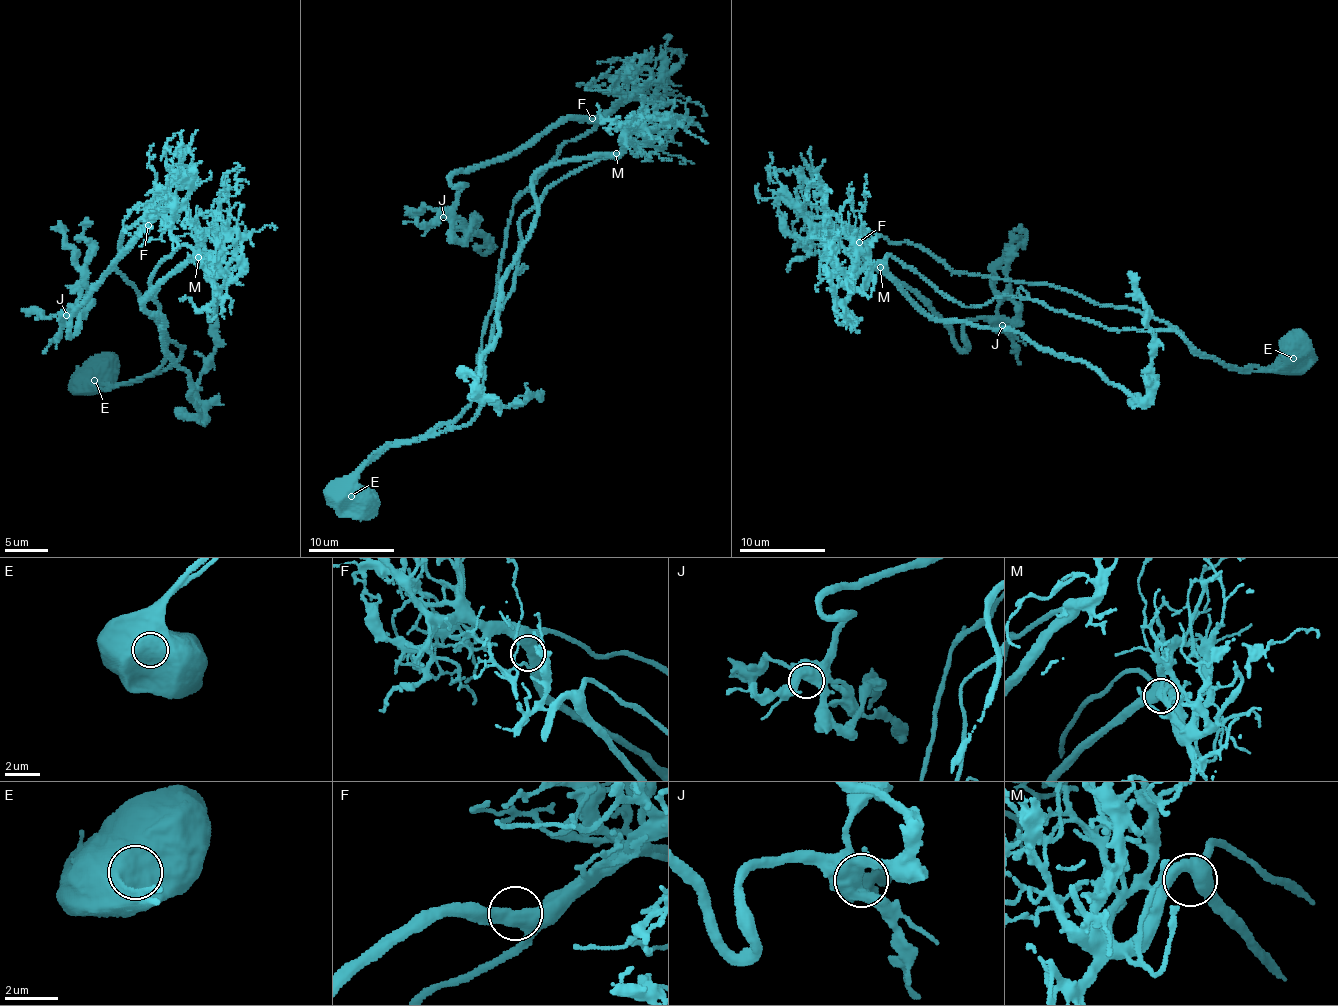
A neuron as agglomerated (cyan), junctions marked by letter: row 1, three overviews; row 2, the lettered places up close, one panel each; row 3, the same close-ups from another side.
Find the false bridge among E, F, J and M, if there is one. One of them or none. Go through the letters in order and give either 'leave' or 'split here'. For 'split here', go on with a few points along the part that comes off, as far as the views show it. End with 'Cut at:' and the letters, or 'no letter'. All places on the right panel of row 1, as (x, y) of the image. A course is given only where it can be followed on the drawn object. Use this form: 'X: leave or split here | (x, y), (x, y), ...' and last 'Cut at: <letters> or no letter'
E: split here | (1294, 359), (962, 307), (884, 261), (935, 318), (1142, 398), (1128, 271)
F: leave
J: leave
M: leave
Cut at: E

